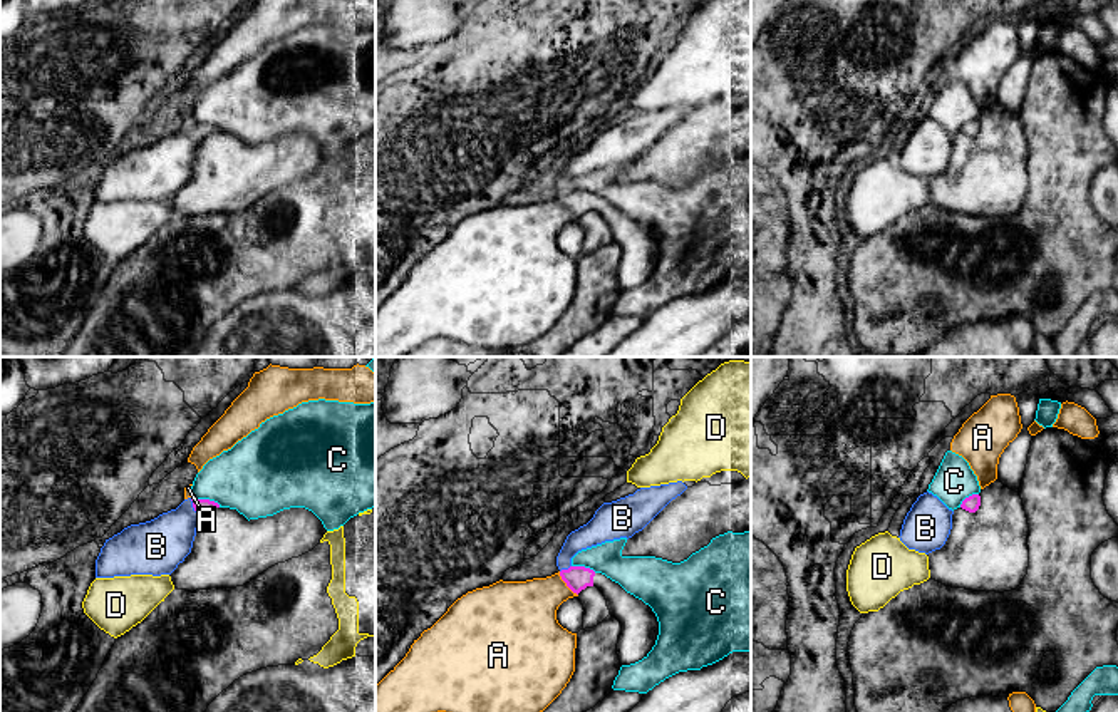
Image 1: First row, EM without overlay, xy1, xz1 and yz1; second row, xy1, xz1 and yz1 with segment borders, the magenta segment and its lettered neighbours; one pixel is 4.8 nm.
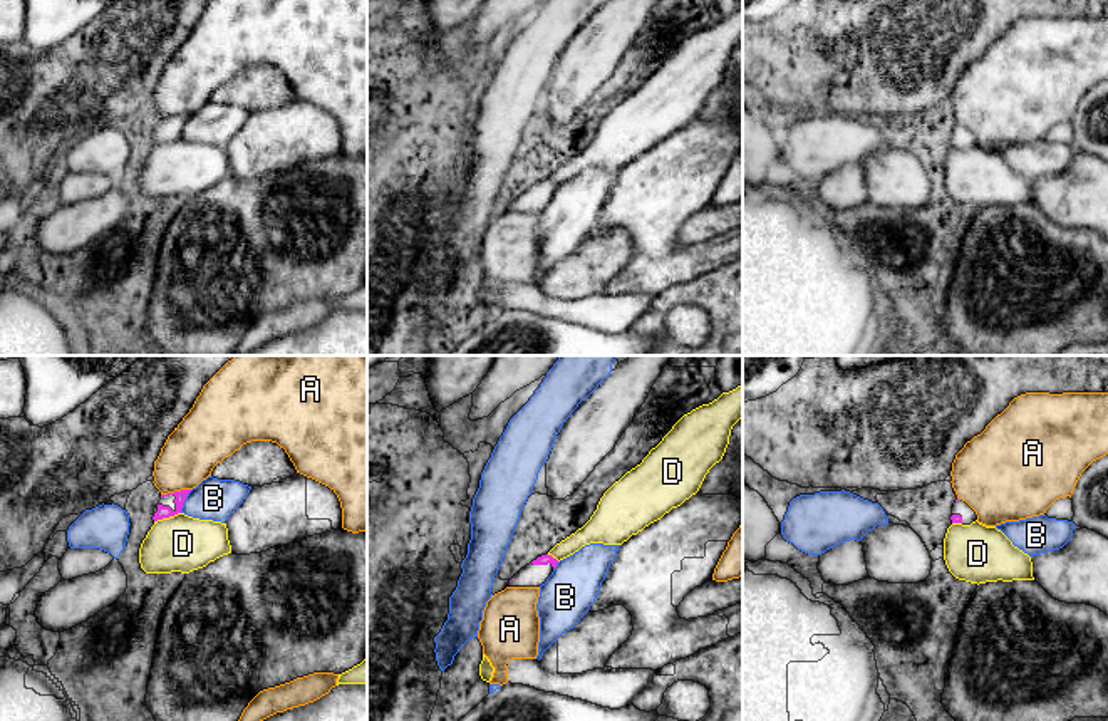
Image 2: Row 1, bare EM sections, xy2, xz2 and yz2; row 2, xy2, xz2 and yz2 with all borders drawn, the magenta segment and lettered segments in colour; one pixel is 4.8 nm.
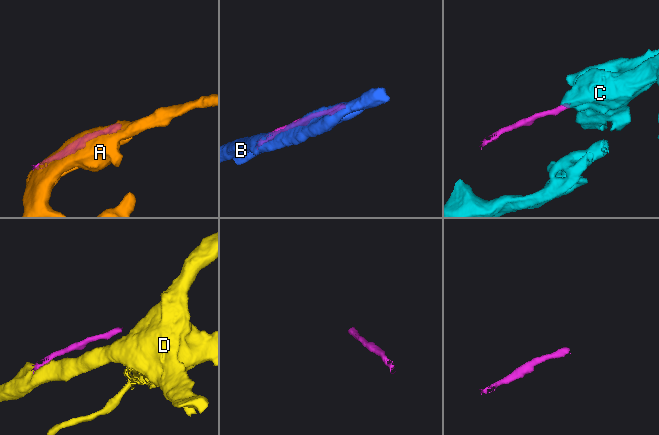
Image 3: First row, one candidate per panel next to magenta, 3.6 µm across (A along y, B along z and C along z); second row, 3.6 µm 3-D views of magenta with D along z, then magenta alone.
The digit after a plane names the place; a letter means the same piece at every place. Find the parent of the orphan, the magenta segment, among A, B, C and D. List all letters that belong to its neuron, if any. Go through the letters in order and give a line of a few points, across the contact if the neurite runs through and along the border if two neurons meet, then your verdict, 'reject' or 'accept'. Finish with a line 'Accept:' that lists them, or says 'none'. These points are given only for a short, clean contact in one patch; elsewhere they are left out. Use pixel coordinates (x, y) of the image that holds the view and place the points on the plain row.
A: reject
B: reject
C: line xy1 (191, 121), (213, 124), (220, 131); reject
D: line xy2 (180, 136), (155, 146); reject
Accept: none

